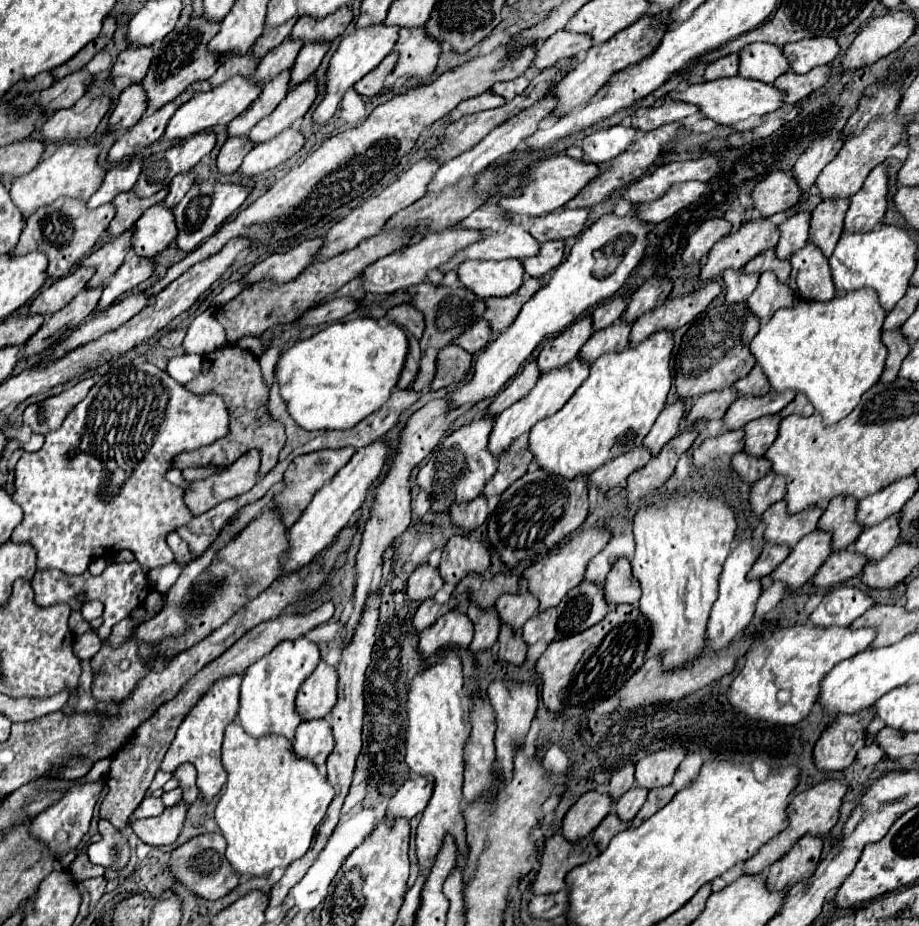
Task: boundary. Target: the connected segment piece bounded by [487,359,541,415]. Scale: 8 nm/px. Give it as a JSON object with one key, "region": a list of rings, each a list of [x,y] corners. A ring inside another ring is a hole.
{"region":[[[527,361],[525,367],[513,377],[513,381],[493,399],[491,407],[487,409],[487,413],[495,413],[499,415],[501,411],[505,411],[505,407],[509,407],[511,403],[517,403],[517,399],[521,399],[521,395],[529,393],[529,387],[533,387],[533,383],[539,379],[539,367],[537,361]]]}

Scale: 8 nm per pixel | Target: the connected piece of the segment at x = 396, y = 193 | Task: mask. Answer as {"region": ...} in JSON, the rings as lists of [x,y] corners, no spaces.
{"region":[[[433,157],[421,159],[421,161],[415,163],[409,171],[405,171],[393,185],[389,185],[383,193],[379,193],[377,197],[367,199],[363,205],[359,205],[357,209],[353,209],[345,219],[337,221],[337,223],[329,229],[329,233],[325,235],[325,245],[321,247],[321,251],[319,251],[319,255],[317,255],[315,261],[329,259],[329,257],[333,257],[333,255],[337,255],[337,253],[349,251],[349,249],[357,247],[361,241],[365,241],[365,239],[377,235],[377,233],[369,233],[369,231],[375,231],[377,227],[383,229],[383,225],[385,225],[397,211],[401,211],[401,209],[413,205],[415,201],[419,201],[419,199],[427,193],[427,185],[429,185],[429,181],[435,177],[437,169],[439,169],[439,163],[437,163]]]}

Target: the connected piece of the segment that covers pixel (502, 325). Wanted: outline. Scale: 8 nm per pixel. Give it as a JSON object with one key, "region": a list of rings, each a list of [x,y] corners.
{"region":[[[525,277],[523,285],[519,287],[519,291],[515,291],[513,295],[507,297],[491,297],[491,299],[483,299],[483,303],[487,305],[487,311],[483,313],[483,319],[489,321],[491,331],[503,333],[513,321],[515,315],[519,315],[523,303],[535,295],[535,291],[539,289],[539,281],[533,277]]]}

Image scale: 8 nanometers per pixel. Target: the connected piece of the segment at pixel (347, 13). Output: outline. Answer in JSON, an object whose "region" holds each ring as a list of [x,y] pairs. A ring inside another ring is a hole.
{"region":[[[341,7],[325,19],[301,17],[295,23],[291,37],[303,41],[333,41],[337,35],[341,35],[347,29],[351,19],[353,19],[353,11],[349,7]]]}

